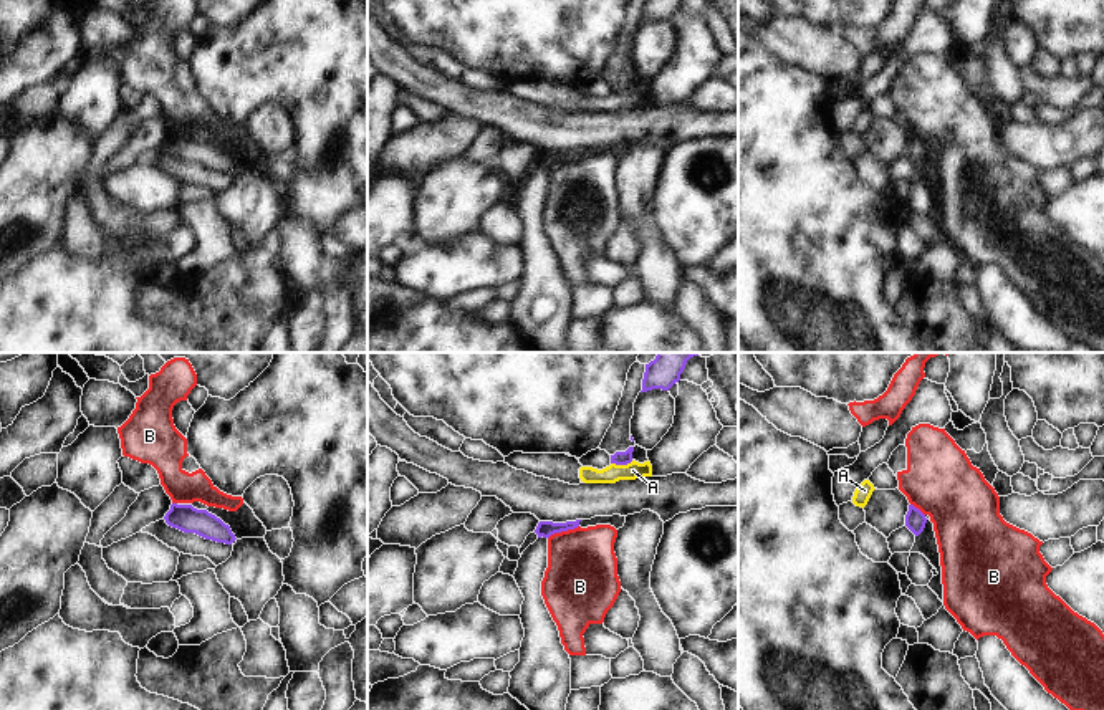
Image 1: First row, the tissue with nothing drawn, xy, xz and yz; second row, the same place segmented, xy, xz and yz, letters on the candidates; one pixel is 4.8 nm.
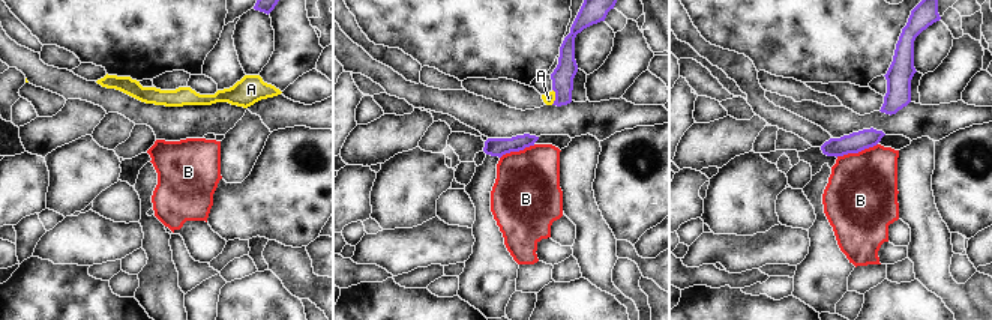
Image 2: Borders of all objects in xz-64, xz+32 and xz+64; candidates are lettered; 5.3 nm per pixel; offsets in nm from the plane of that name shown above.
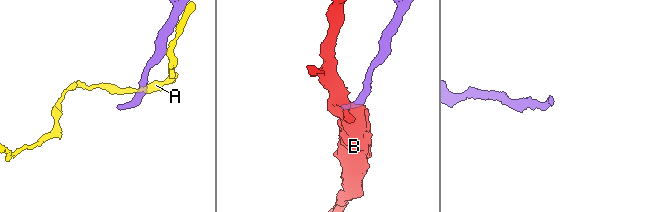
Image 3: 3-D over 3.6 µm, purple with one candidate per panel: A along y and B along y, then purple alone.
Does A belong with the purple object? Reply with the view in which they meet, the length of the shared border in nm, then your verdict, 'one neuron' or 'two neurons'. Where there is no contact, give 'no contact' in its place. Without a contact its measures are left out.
xz | 110 nm | two neurons

